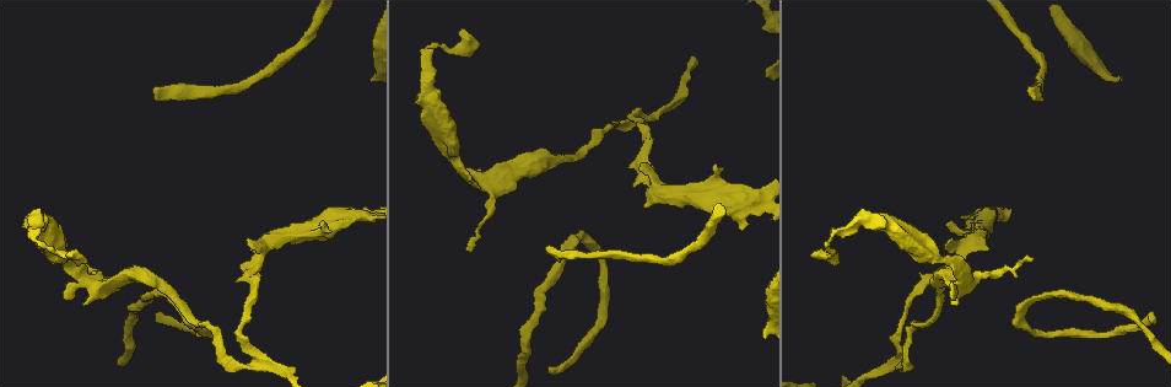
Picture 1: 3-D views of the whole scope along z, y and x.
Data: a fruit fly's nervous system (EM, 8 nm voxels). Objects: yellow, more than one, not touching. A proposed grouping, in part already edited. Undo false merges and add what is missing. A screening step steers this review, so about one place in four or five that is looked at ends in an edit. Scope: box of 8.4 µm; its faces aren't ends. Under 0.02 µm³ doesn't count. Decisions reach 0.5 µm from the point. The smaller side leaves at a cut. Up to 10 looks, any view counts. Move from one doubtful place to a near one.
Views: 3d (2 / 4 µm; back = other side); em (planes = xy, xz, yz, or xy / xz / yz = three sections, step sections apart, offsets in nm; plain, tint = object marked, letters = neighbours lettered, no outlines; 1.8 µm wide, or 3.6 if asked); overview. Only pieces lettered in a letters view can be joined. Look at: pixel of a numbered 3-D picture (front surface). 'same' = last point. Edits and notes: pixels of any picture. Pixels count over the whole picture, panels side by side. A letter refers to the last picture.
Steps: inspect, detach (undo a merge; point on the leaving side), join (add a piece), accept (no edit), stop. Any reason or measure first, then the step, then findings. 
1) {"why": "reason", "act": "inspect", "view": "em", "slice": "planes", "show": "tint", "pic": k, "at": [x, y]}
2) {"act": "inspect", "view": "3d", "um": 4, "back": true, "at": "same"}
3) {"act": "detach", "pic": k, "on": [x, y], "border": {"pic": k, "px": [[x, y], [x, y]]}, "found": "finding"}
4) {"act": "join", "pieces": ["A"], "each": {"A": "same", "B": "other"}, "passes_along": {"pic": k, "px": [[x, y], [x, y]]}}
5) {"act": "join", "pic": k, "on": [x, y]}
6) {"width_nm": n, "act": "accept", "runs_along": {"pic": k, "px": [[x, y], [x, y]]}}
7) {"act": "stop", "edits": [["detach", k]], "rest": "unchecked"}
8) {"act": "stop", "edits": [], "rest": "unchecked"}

{"why": "sudden change in width", "act": "inspect", "view": "3d", "um": 4, "pic": 1, "at": [437, 45]}

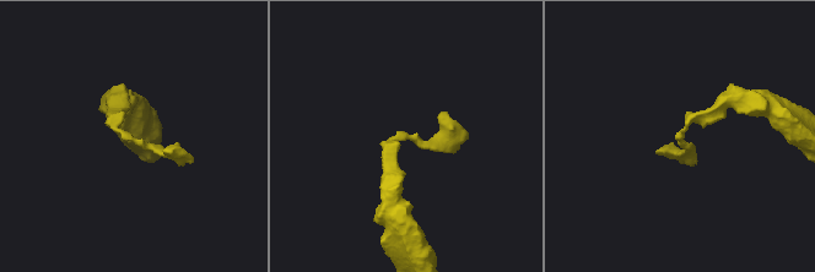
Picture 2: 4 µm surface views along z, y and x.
{"why": "need the tissue", "act": "inspect", "view": "em", "slice": "planes", "show": "letters", "pic": 2, "at": [410, 135]}

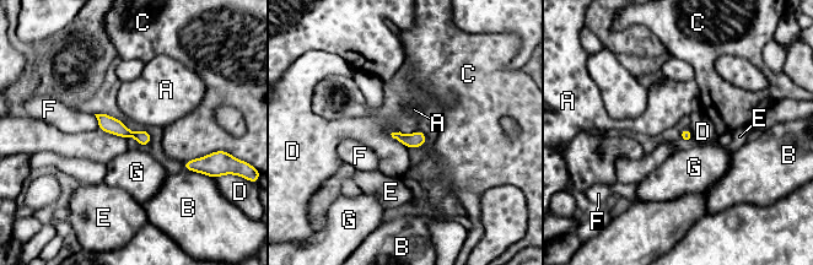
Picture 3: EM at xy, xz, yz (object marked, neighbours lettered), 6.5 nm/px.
{"act": "accept", "each": {"A": "other", "B": "other", "C": "other", "D": "other", "E": "other", "F": "other", "G": "other"}, "border": {"pic": 3, "px": [[98, 129], [127, 139]]}, "found": "one neuron here"}

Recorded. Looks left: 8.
{"why": "tapers out", "act": "inspect", "view": "3d", "um": 2, "pic": 1, "at": [952, 299]}

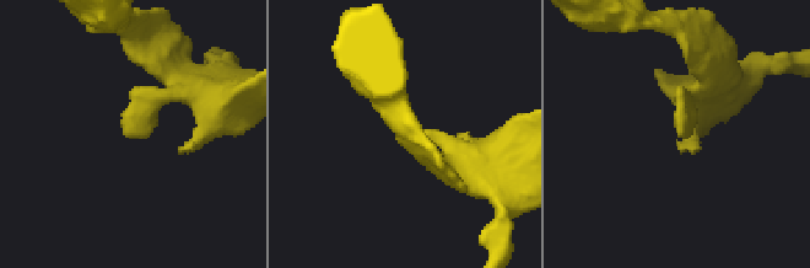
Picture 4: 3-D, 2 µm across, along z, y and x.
{"why": "now the EM", "act": "inspect", "view": "em", "slice": "planes", "show": "letters", "pic": 4, "at": [689, 132]}

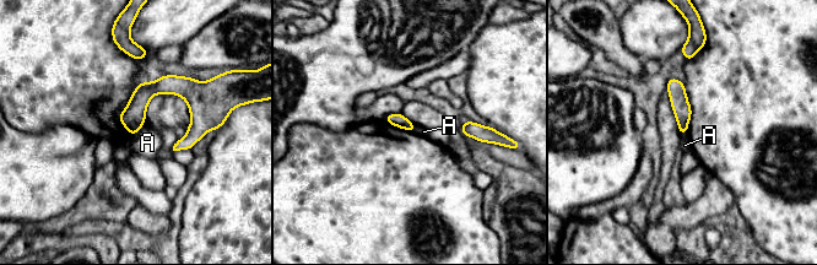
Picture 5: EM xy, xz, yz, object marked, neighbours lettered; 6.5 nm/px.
{"act": "accept", "each": {"A": "other"}, "border": {"pic": 5, "px": [[144, 125], [134, 135]]}, "found": "no lettered piece goes on from it"}

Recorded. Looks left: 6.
{"why": "arms part here", "act": "inspect", "view": "3d", "um": 4, "pic": 1, "at": [647, 122]}

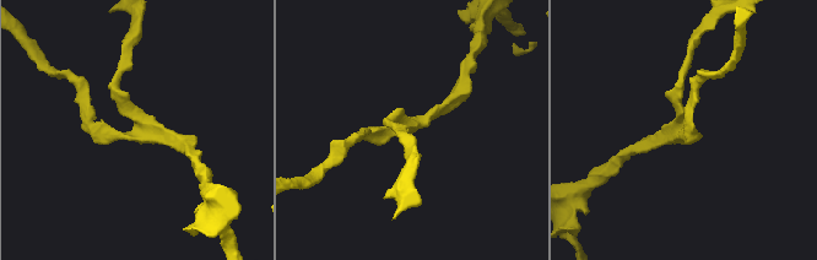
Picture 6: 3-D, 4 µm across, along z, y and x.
{"why": "need the tissue", "act": "inspect", "view": "em", "slice": "yz", "step": 16, "show": "letters", "pic": 6, "at": [138, 133]}

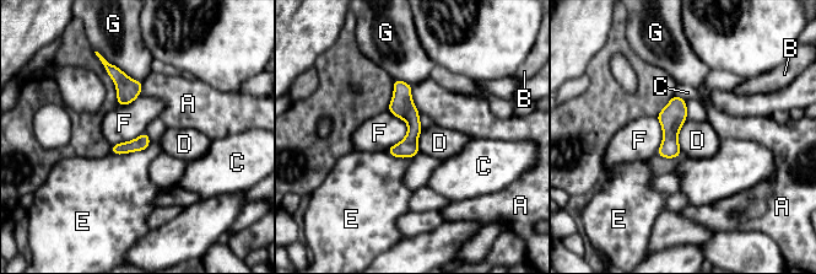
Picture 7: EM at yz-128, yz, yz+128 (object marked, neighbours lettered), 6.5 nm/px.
{"act": "accept", "each": {"A": "other", "B": "other", "C": "other", "D": "other", "E": "other", "F": "other", "G": "other"}, "runs_along": {"pic": 7, "px": [[396, 82], [412, 119], [411, 154]]}, "found": "all the same neuron"}

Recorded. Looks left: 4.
{"why": "long arm stops here", "act": "inspect", "view": "3d", "um": 4, "back": true, "pic": 1, "at": [549, 249]}

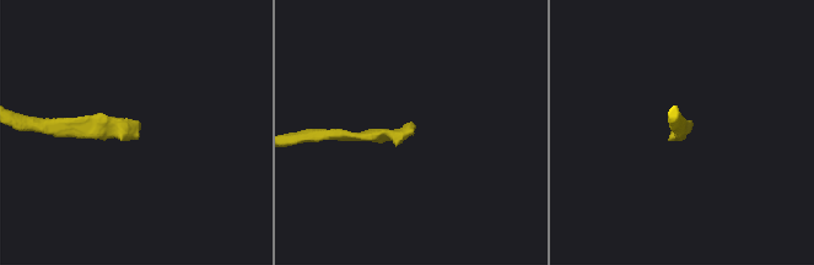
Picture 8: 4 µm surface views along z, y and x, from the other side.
{"act": "inspect", "view": "em", "slice": "xz", "step": 16, "show": "letters", "pic": 8, "at": [139, 123]}

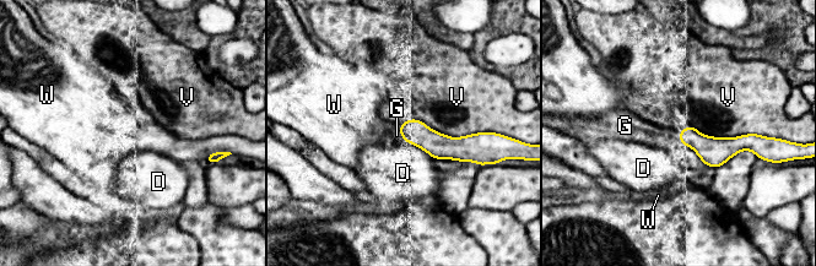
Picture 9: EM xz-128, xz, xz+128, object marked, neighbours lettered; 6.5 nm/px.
{"act": "join", "pieces": ["G"], "each": {"D": "other", "G": "same", "V": "other", "W": "other"}, "found": "it goes on there"}

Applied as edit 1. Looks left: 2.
{"act": "stop", "edits": [["join", 9]], "rest": "unchecked"}

